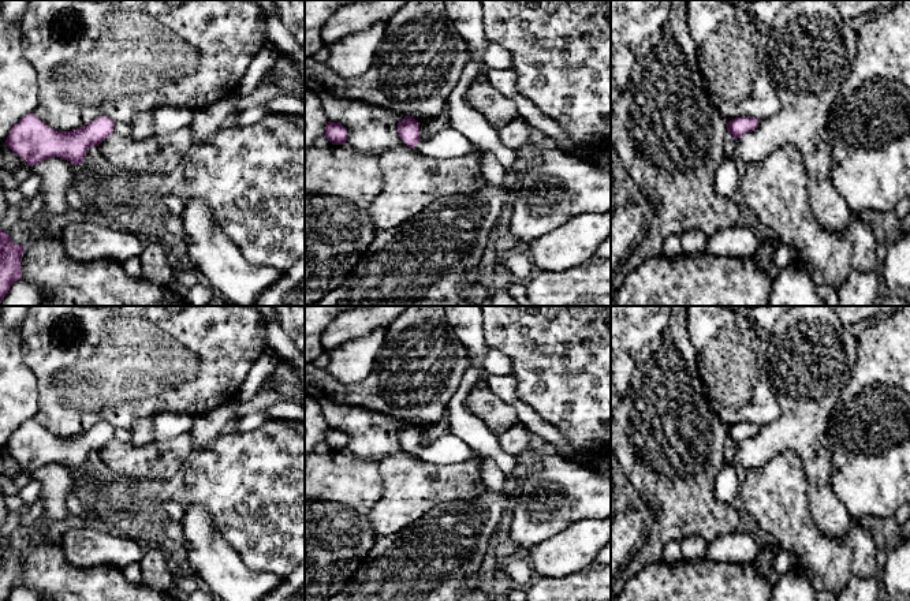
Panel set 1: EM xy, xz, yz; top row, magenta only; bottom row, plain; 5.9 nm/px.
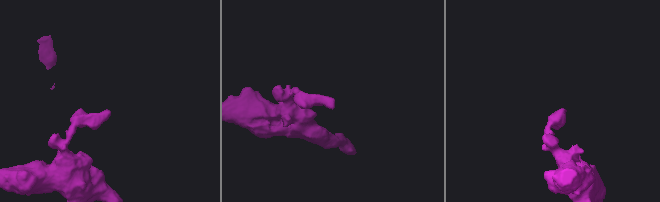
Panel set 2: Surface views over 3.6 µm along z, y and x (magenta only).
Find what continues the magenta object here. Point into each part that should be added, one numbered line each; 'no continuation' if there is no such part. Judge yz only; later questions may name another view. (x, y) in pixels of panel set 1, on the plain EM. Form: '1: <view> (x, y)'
no continuation

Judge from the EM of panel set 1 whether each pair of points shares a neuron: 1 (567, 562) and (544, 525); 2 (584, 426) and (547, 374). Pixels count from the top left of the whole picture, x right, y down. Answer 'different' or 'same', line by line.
1: different
2: same

